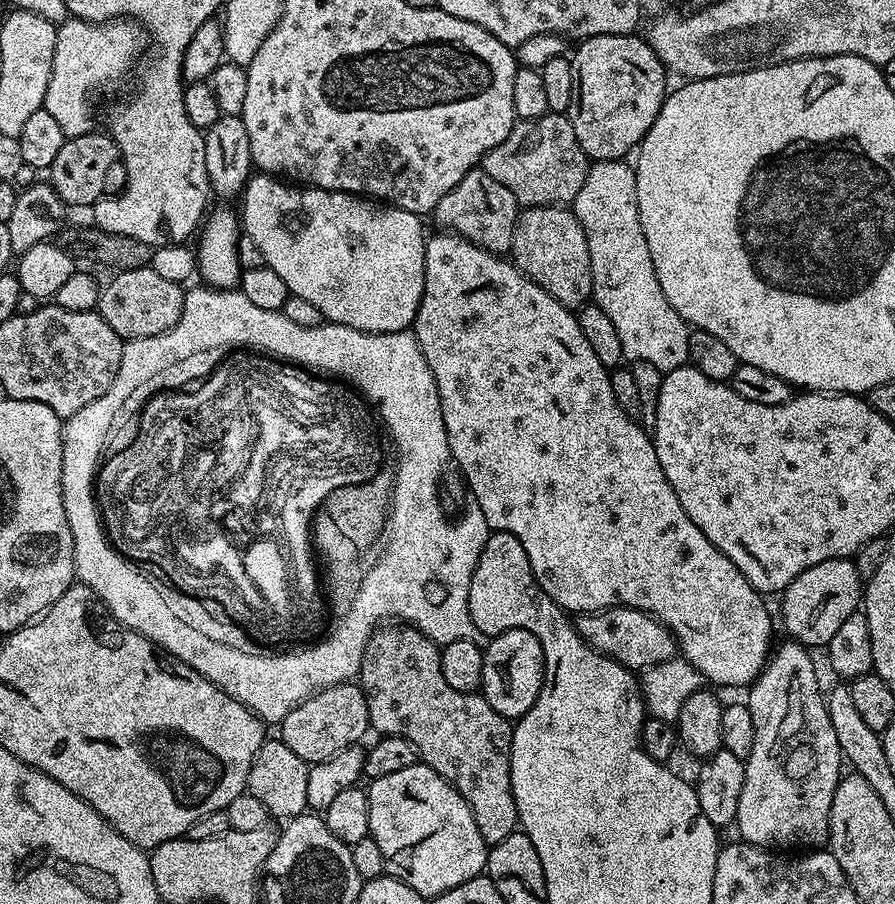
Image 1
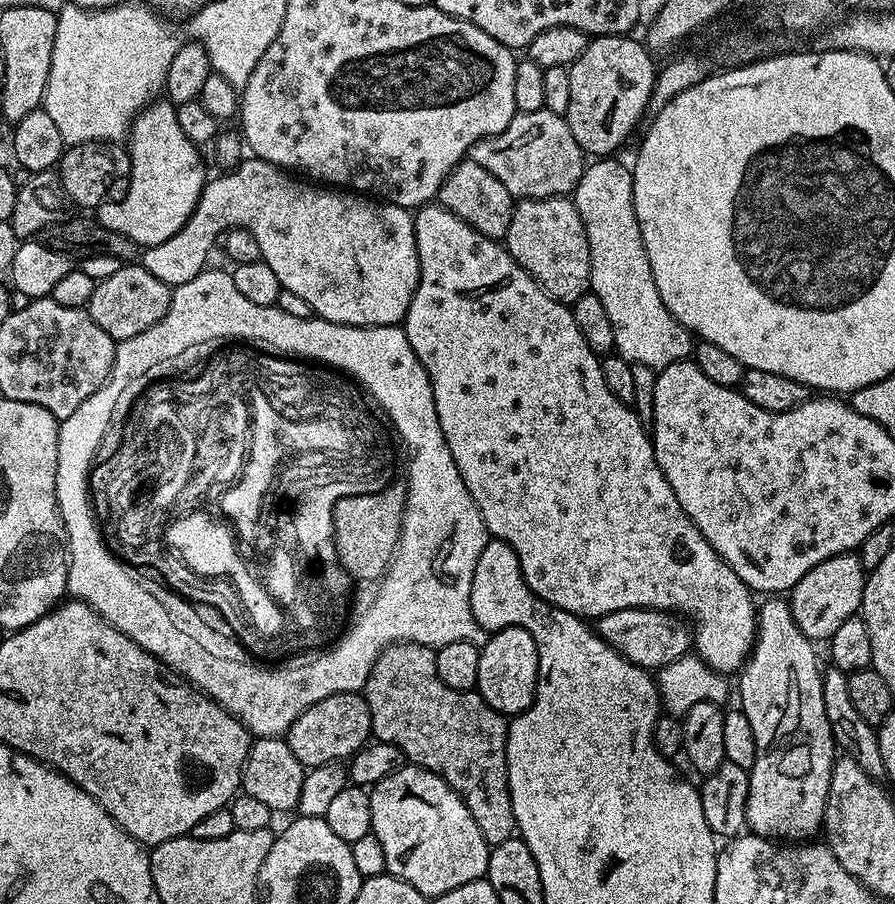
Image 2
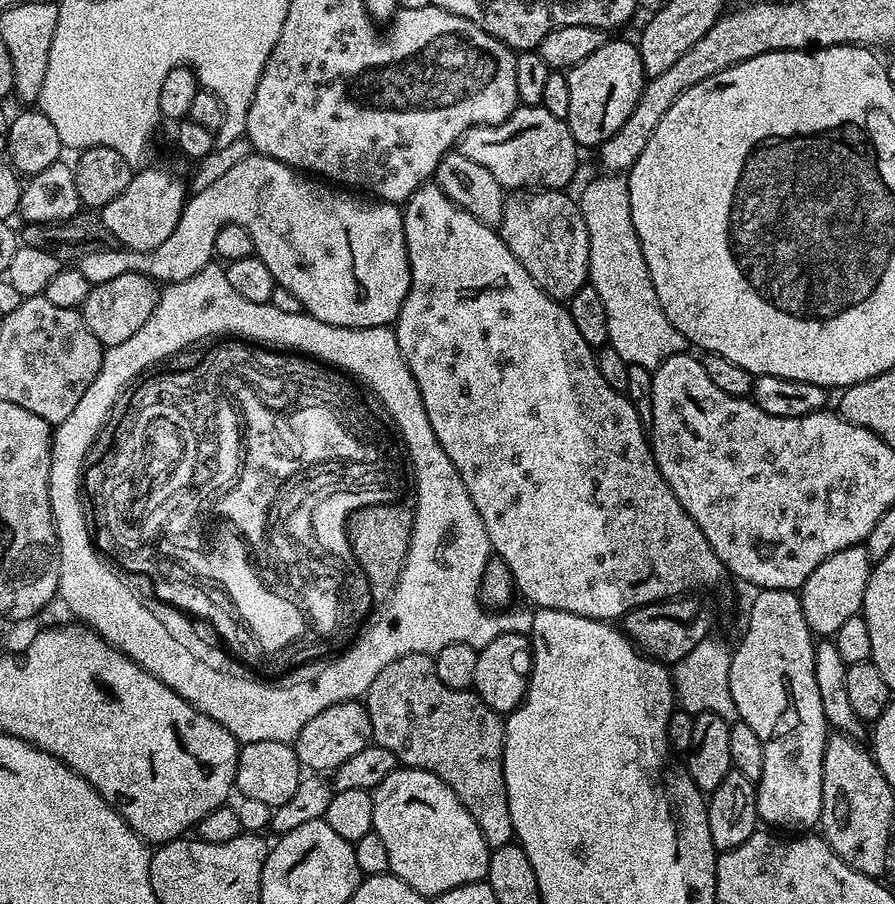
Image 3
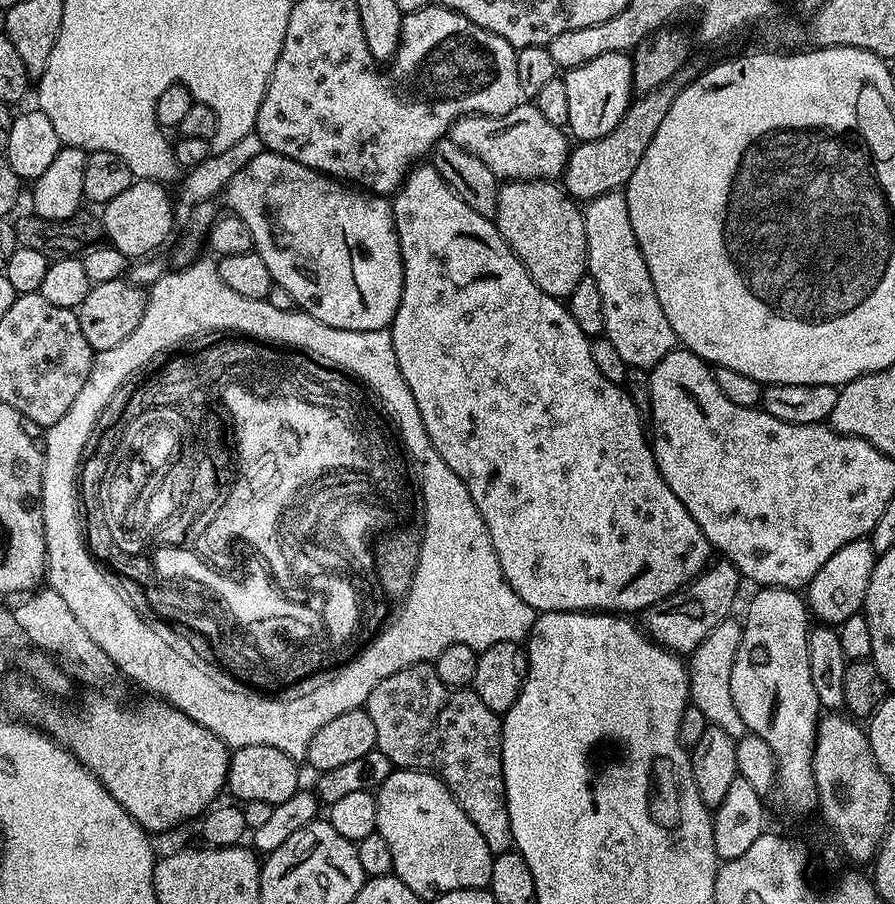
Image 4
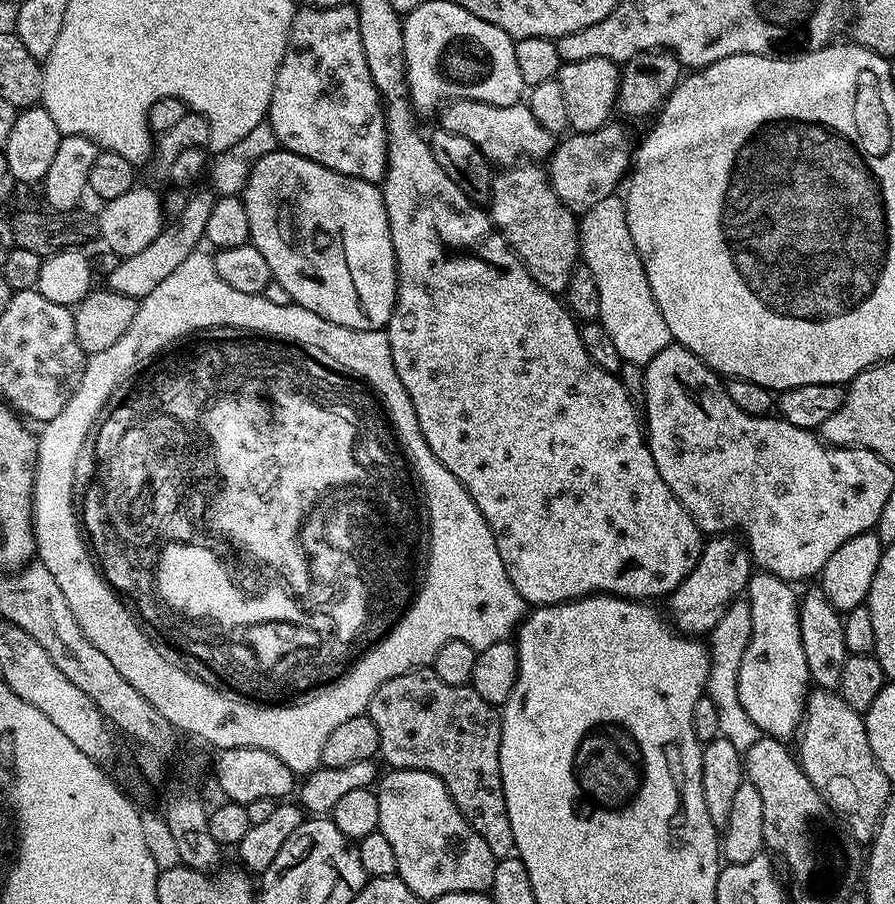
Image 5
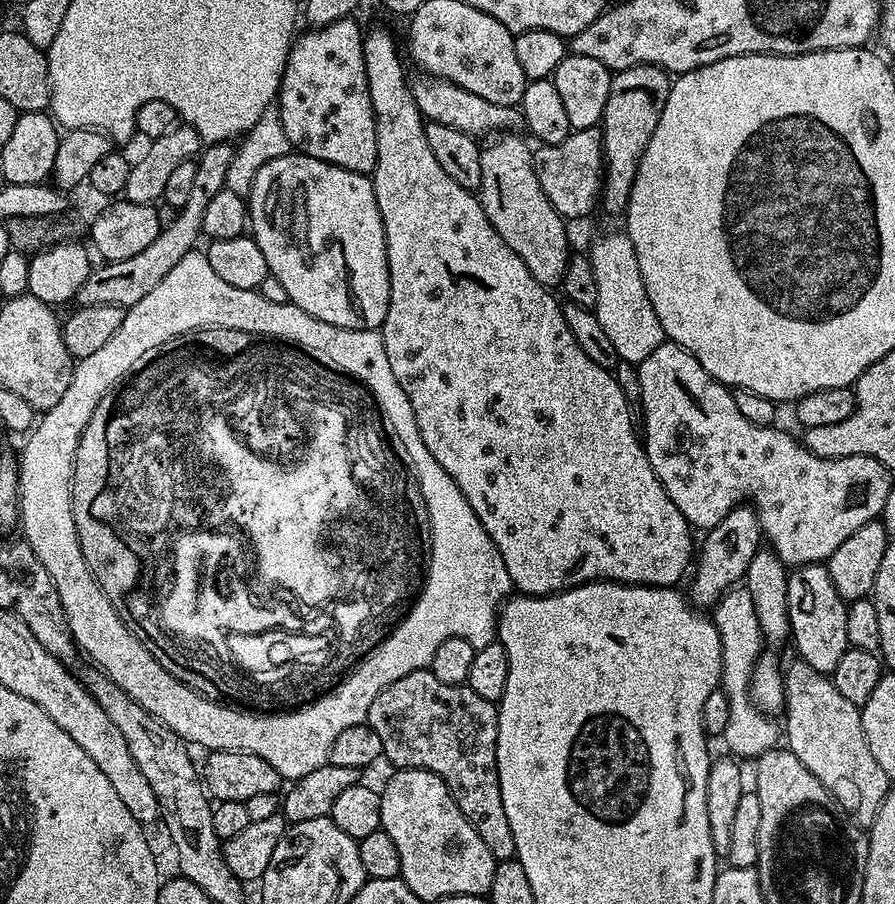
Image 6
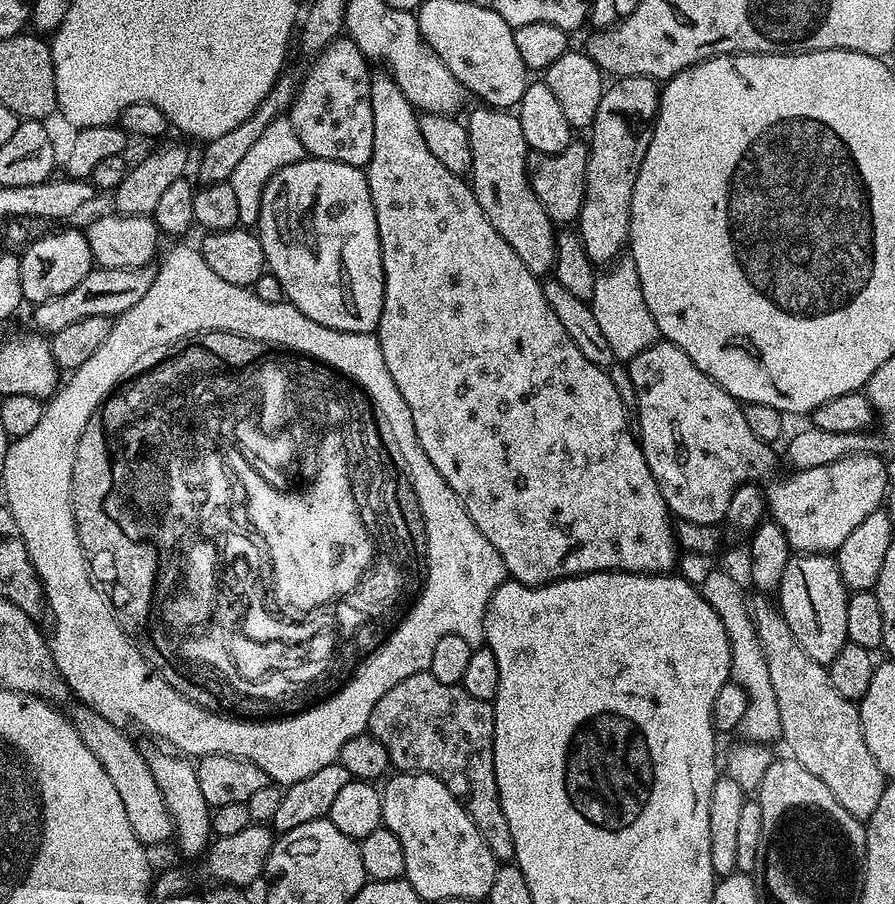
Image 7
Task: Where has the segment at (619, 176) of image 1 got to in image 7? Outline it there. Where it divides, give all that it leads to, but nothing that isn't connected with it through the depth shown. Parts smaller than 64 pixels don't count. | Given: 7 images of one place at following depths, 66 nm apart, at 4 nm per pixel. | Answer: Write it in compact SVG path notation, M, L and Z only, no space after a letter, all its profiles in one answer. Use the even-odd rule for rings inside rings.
M621 255L604 271L596 277L594 294L590 301L592 313L606 338L606 343L610 345L613 357L620 362L630 362L642 350L646 350L661 339L660 331L654 322L654 314L650 314L650 309L646 307L646 298L642 298L638 270L631 255ZM608 270L609 272L604 272Z

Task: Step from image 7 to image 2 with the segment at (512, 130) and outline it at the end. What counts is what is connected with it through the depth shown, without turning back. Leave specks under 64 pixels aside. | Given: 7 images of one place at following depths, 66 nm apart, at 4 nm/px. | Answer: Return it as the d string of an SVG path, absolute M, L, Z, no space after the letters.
M563 196L517 199L502 243L514 262L560 304L571 306L591 289L590 242L586 242L586 226L582 226L582 218L571 199Z

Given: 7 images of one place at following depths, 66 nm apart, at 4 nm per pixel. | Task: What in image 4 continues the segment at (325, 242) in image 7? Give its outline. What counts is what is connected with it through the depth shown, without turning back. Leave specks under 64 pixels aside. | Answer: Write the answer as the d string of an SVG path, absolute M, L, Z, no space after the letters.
M263 150L250 162L247 162L246 166L238 171L234 178L230 178L228 184L224 185L223 198L225 206L228 207L225 209L231 215L242 218L242 222L246 222L252 235L252 247L262 258L262 262L266 262L266 270L270 270L273 284L282 286L282 290L286 290L286 294L290 294L290 298L294 298L296 308L299 311L310 314L314 318L318 318L318 322L326 322L326 326L334 326L338 330L369 332L370 330L382 330L391 325L402 298L404 271L402 270L402 254L398 246L398 234L396 233L392 205L383 195L349 186L347 183L334 180L331 176L326 176L310 166L302 166L302 162L294 162L294 158L286 158L277 152Z

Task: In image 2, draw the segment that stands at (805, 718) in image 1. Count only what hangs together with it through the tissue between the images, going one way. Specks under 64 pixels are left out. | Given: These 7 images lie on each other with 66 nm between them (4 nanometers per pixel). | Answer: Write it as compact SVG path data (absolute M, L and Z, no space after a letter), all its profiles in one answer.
M768 598L756 613L756 641L748 661L738 673L740 679L739 711L750 718L754 730L756 757L748 773L746 818L748 828L757 836L777 842L804 842L821 831L824 811L830 790L832 768L838 759L836 739L832 737L830 722L826 718L826 705L822 703L822 664L816 661L817 645L798 630L794 614L787 599Z

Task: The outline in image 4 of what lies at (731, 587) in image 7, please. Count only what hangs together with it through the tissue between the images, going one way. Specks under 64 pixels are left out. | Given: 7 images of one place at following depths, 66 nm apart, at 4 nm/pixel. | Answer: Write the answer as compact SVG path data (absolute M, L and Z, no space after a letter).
M729 618L718 622L710 634L690 653L688 665L688 694L691 707L706 714L709 725L726 730L733 738L745 735L742 714L734 706L734 697L730 694L730 670L734 666L734 654L738 654L738 642L742 642L743 623L739 619Z

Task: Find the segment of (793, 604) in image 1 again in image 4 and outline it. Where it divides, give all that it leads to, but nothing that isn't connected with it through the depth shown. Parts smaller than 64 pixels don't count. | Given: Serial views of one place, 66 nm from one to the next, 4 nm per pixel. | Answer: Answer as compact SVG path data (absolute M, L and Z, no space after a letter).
M871 539L855 540L838 549L830 558L826 558L826 566L814 574L814 578L806 586L806 603L808 611L816 616L821 625L839 626L846 622L855 612L861 611L866 598L866 590L870 586L870 574L874 570L878 553L872 549Z

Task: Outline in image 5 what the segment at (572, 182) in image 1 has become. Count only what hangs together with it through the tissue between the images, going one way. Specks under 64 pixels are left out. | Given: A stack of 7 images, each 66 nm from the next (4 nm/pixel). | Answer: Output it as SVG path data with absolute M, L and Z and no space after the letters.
M454 100L443 105L439 116L439 127L445 128L450 134L462 134L462 138L474 142L474 146L478 146L478 150L482 150L482 154L493 166L540 162L552 155L554 133L543 129L542 125L538 123L538 118L534 118L534 114L530 114L527 103L490 106L486 102Z

